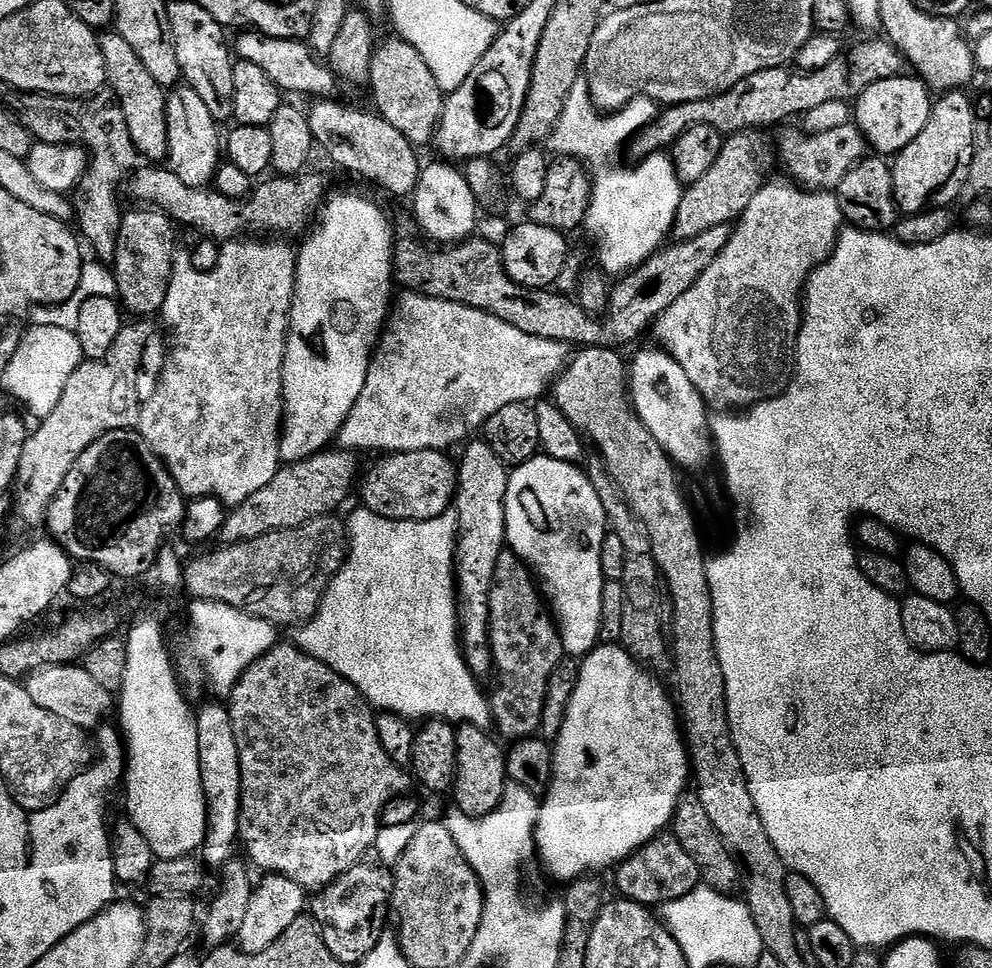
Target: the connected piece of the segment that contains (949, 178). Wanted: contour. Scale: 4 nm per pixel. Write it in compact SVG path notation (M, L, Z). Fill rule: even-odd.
M964 90L945 92L932 105L932 113L918 138L891 161L896 207L904 216L930 208L948 208L963 194L976 153L976 106Z

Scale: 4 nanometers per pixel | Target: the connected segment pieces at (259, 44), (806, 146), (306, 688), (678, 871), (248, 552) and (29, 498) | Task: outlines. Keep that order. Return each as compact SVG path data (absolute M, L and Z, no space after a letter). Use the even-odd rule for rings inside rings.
M244 30L234 40L234 52L240 60L254 62L280 88L281 93L297 92L300 96L312 96L316 100L335 97L338 81L332 69L321 57L317 56L304 40L283 40L264 36L255 30Z
M851 122L816 135L804 130L786 133L780 142L778 140L778 160L781 165L784 163L785 170L793 176L789 177L797 185L808 190L834 190L842 182L842 178L850 174L853 166L865 159L869 148L868 141L855 123Z
M278 642L253 662L232 687L232 692L226 697L226 707L230 722L233 723L234 739L238 744L241 767L241 814L238 840L242 846L244 843L245 854L243 855L250 861L253 869L261 868L261 873L285 876L290 878L290 882L298 882L298 886L306 890L319 890L327 884L334 883L342 874L346 874L346 870L350 870L350 866L354 866L362 857L373 851L376 836L382 827L380 815L386 802L390 802L395 796L405 795L409 791L409 773L396 765L390 758L390 754L382 750L382 742L378 742L377 713L368 703L368 699L354 685L346 682L346 678L342 678L341 672L335 672L330 666L318 662L318 658L306 654L292 642L288 644Z
M671 834L656 836L646 847L639 848L632 856L620 861L614 875L616 888L620 891L617 893L623 899L645 906L663 906L680 900L702 884L698 862L694 862L694 858L682 850L682 842L678 842L678 838Z
M336 514L314 518L290 530L241 544L216 546L213 552L187 561L183 591L188 591L192 600L222 602L281 629L296 623L303 626L318 610L328 581L336 577L348 557L348 530L340 518Z
M128 322L114 338L106 358L84 360L59 399L58 406L49 417L41 419L40 429L33 431L22 450L22 462L16 471L14 485L14 516L28 528L36 528L48 519L48 507L58 494L66 474L74 462L102 434L114 430L132 430L139 425L142 395L140 396L140 367L152 340L152 328L148 322ZM136 323L136 324L132 324Z

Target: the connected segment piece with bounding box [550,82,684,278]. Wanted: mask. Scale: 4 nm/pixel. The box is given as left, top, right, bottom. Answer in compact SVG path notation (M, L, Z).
M581 82L570 90L566 108L550 137L553 153L556 151L561 157L579 160L594 173L592 199L588 202L582 228L601 241L596 248L600 255L599 267L612 278L623 277L637 267L638 262L649 260L660 251L669 239L681 205L684 186L677 178L671 155L656 152L645 156L637 163L640 164L637 168L619 168L612 164L620 147L623 144L625 147L657 115L656 101L643 98L632 100L619 112L601 114L592 102L587 83Z

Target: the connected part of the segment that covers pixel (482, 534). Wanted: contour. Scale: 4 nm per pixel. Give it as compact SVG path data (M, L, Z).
M472 438L463 445L464 457L459 457L458 460L458 483L456 485L456 498L454 501L454 511L458 517L458 539L456 542L456 566L454 575L456 578L456 590L458 593L458 616L462 621L462 651L464 660L468 663L468 669L473 676L483 678L483 676L491 677L494 669L492 667L492 634L490 631L490 614L488 613L488 595L492 589L494 582L494 570L498 566L498 554L502 554L506 550L506 537L504 531L506 530L506 490L508 489L508 477L510 475L509 465L502 462L502 458L498 458L498 454L494 454L494 450L490 450L490 446L483 440L483 438Z

